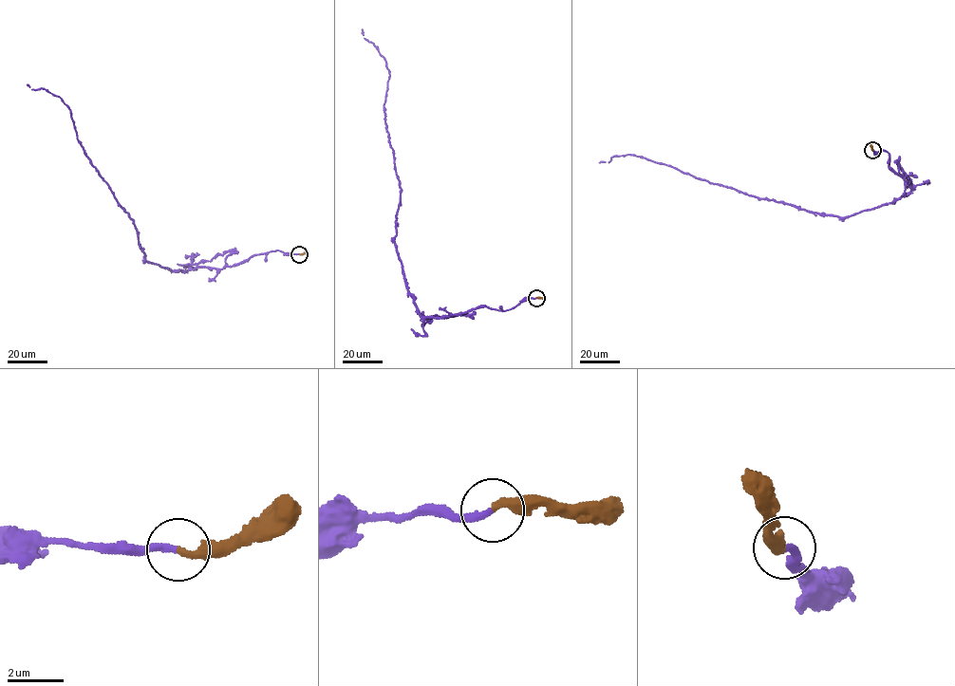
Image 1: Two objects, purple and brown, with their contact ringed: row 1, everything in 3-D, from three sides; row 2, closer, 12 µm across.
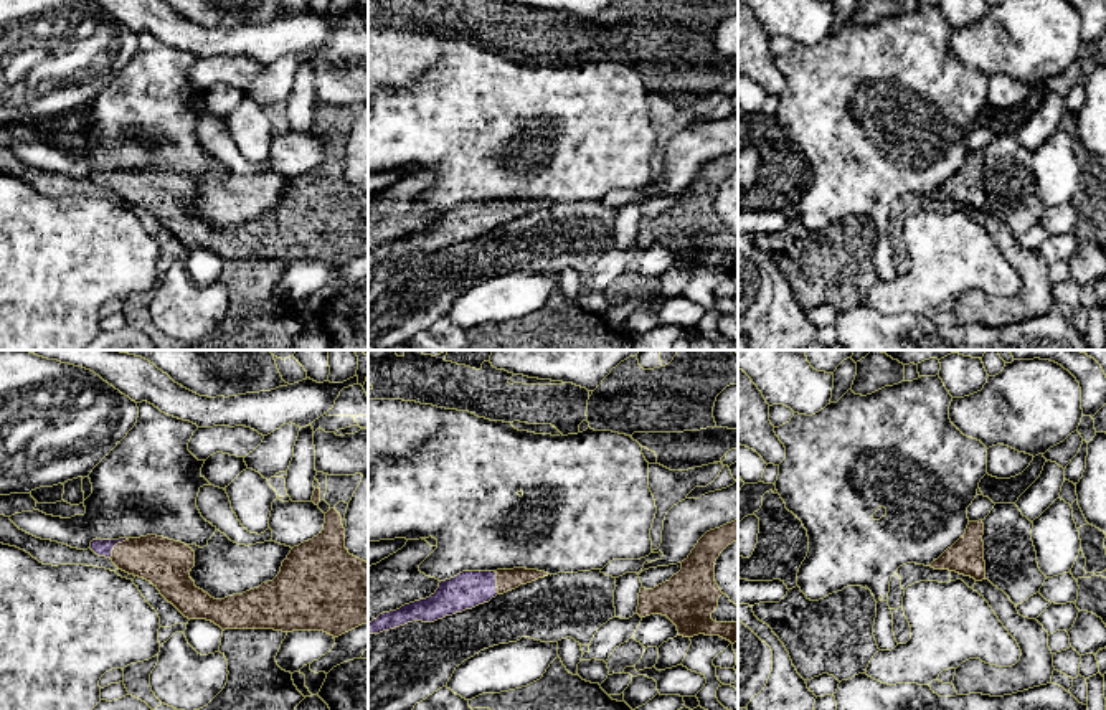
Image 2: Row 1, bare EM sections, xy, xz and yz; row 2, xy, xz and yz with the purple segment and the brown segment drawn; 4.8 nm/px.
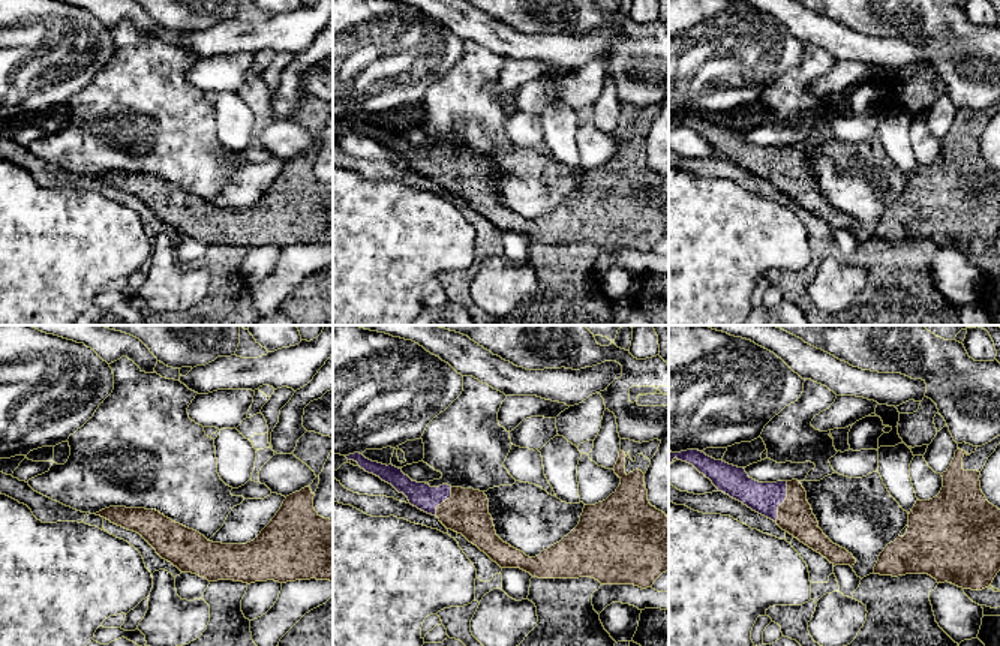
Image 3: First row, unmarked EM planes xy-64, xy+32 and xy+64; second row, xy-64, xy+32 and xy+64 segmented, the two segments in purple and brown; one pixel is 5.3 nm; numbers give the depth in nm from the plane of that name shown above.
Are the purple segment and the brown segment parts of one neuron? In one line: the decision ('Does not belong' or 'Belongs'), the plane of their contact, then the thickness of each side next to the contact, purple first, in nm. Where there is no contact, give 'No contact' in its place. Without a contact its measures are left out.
Belongs. Touches purple in xy. Thickness 80 nm (purple) against 240 nm

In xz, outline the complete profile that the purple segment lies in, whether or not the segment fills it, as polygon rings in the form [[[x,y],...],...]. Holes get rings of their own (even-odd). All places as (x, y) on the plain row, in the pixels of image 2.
[[[527,198],[462,201],[451,210],[441,211],[436,223],[429,228],[380,244],[368,253],[368,264],[380,264],[413,251],[434,253],[446,246],[489,233],[497,225],[503,225],[520,215],[545,206],[548,206],[548,203]]]

